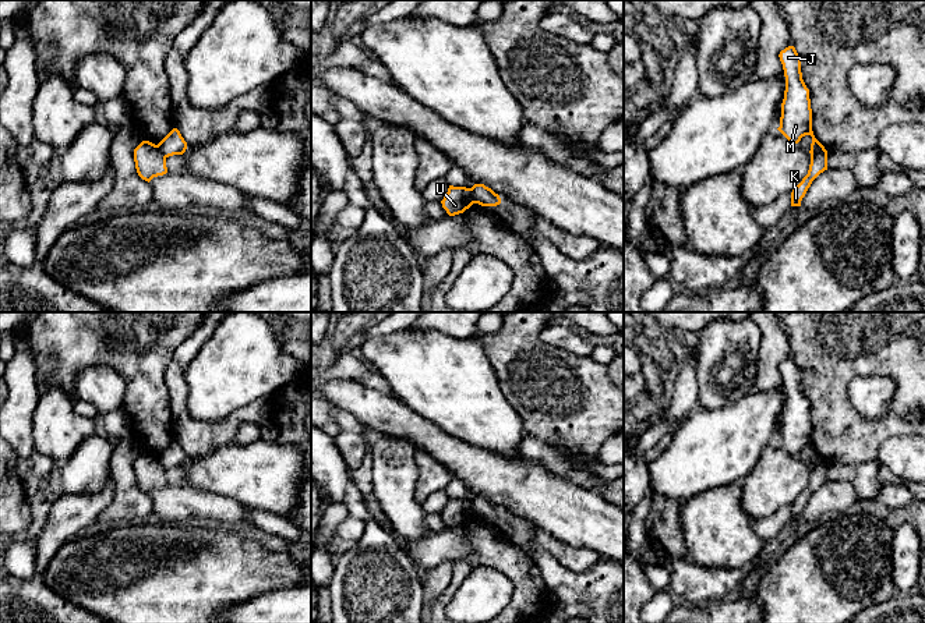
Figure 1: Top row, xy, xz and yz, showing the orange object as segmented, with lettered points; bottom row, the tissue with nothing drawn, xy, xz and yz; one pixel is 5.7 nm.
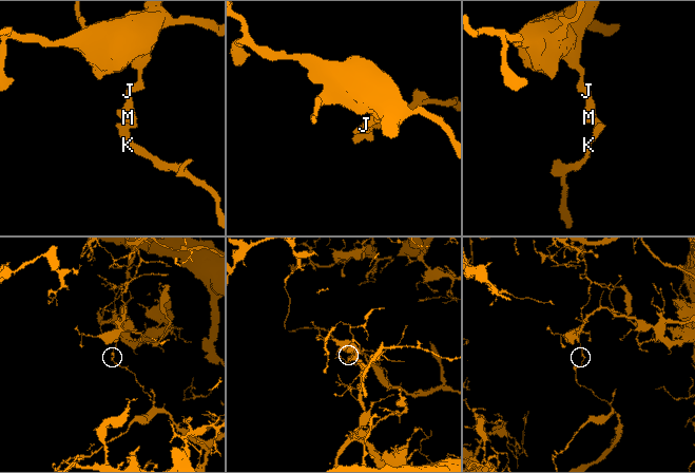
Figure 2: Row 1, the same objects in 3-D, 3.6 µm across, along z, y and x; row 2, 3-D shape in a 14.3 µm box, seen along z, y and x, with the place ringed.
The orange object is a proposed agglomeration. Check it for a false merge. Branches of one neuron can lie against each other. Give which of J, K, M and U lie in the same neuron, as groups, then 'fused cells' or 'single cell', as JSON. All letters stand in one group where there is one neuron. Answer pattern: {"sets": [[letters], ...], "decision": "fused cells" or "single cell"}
{"sets": [["J", "M"], ["K", "U"]], "decision": "fused cells"}

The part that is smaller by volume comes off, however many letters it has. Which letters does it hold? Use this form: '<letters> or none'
K, U

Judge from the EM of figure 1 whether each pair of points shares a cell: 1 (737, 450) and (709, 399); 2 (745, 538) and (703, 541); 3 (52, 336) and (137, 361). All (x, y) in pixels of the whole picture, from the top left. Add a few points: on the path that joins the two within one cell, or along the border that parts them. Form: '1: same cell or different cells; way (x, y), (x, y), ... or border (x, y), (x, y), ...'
1: different cells; border (744, 395), (717, 409), (701, 407)
2: same cell; way (735, 538), (713, 540)
3: same cell; way (73, 336), (95, 336), (106, 347), (116, 350)

